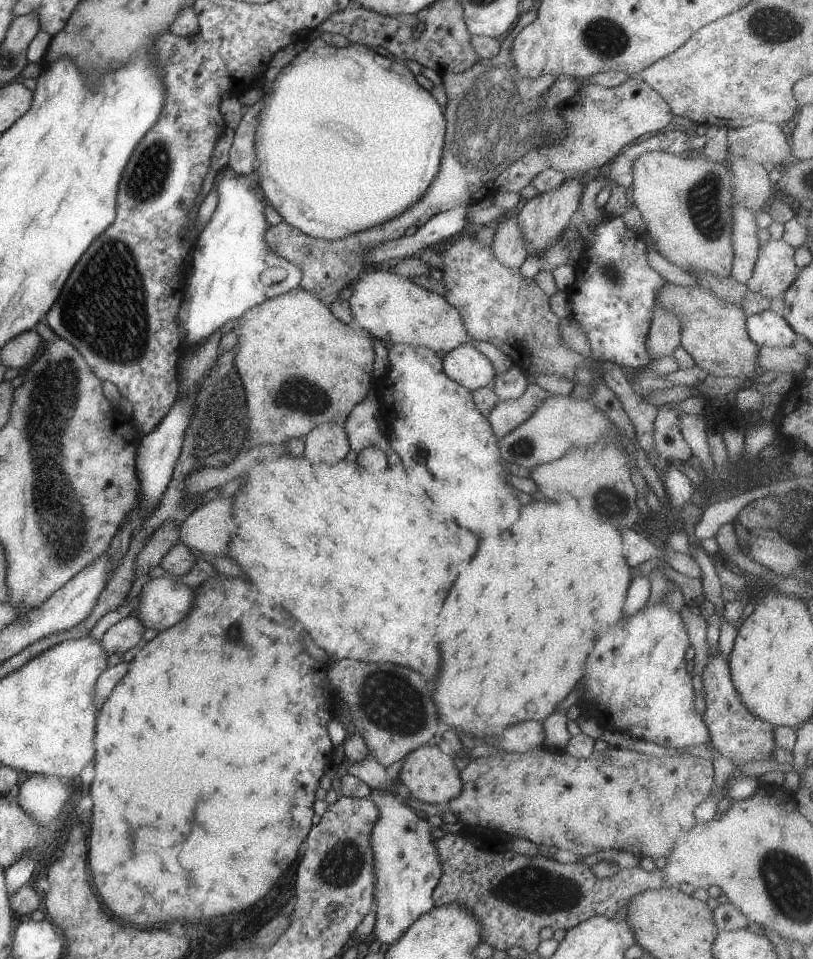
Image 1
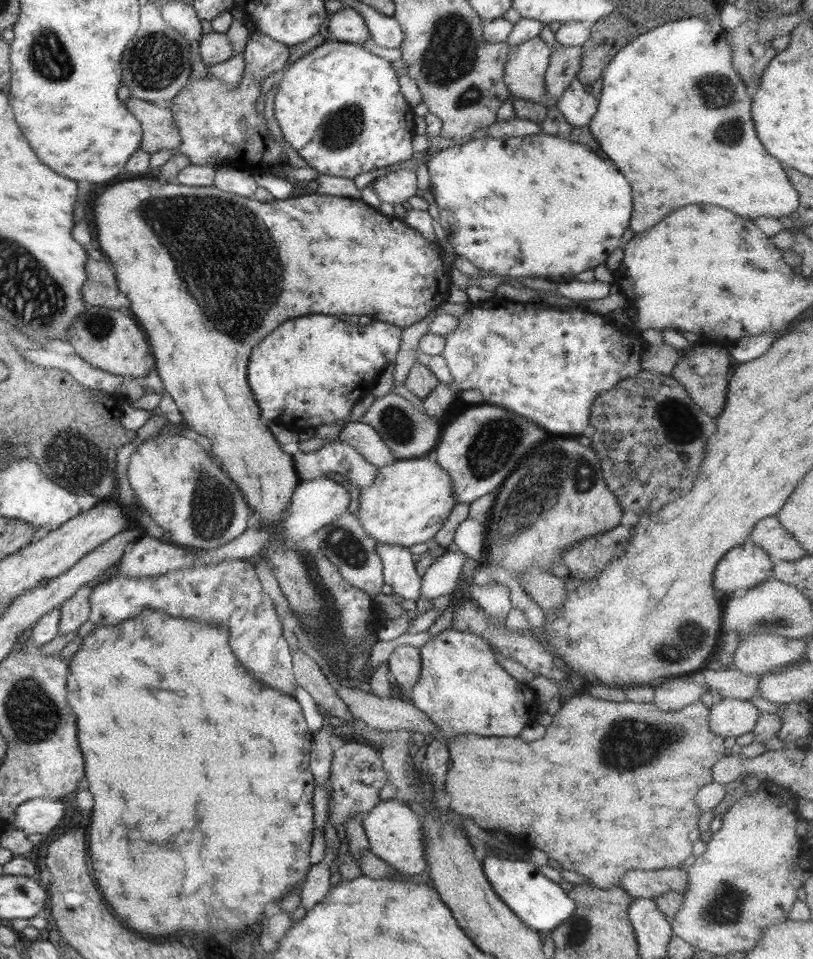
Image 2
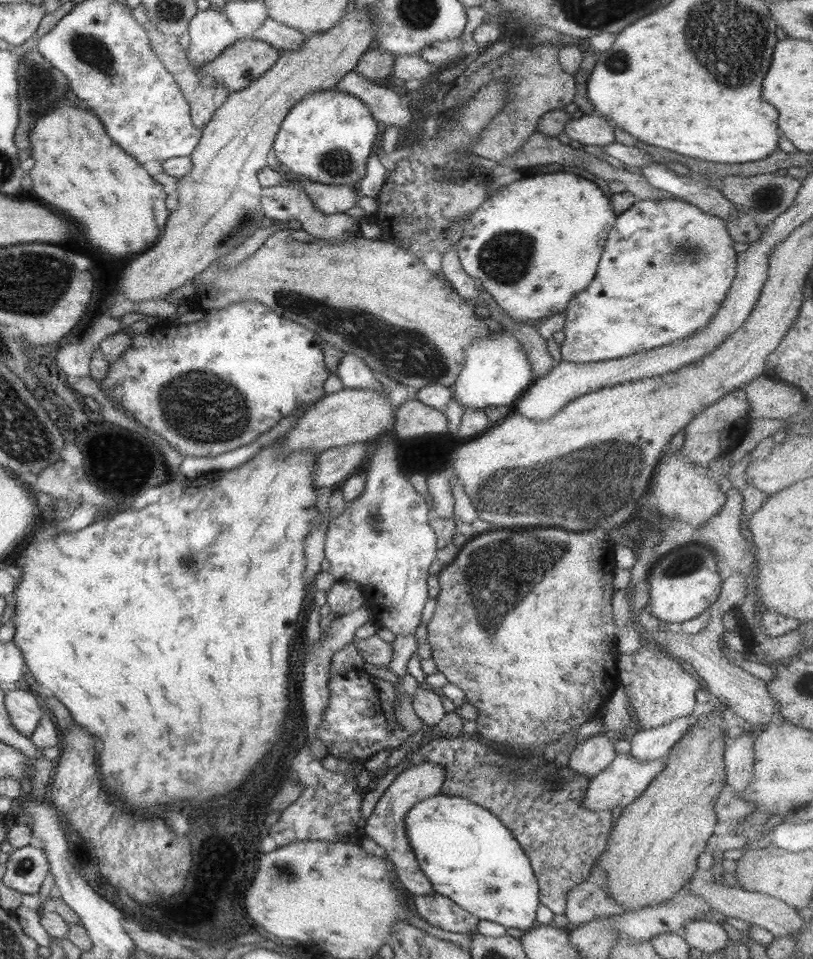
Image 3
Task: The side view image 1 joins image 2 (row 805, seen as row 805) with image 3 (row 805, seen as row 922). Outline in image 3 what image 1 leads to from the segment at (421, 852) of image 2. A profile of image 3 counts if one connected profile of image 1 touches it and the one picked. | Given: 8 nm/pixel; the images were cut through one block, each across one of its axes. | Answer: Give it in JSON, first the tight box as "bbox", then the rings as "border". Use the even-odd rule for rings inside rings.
{"bbox":[362,761,445,895],"border":[[[429,761],[412,764],[397,773],[396,777],[377,799],[372,813],[366,818],[365,826],[362,828],[363,832],[373,840],[373,843],[377,844],[379,848],[383,848],[387,859],[392,863],[394,873],[397,880],[399,880],[400,889],[407,890],[414,895],[427,895],[434,892],[434,890],[429,879],[419,868],[415,855],[411,851],[405,834],[404,816],[412,804],[440,792],[445,773],[443,767]]]}

